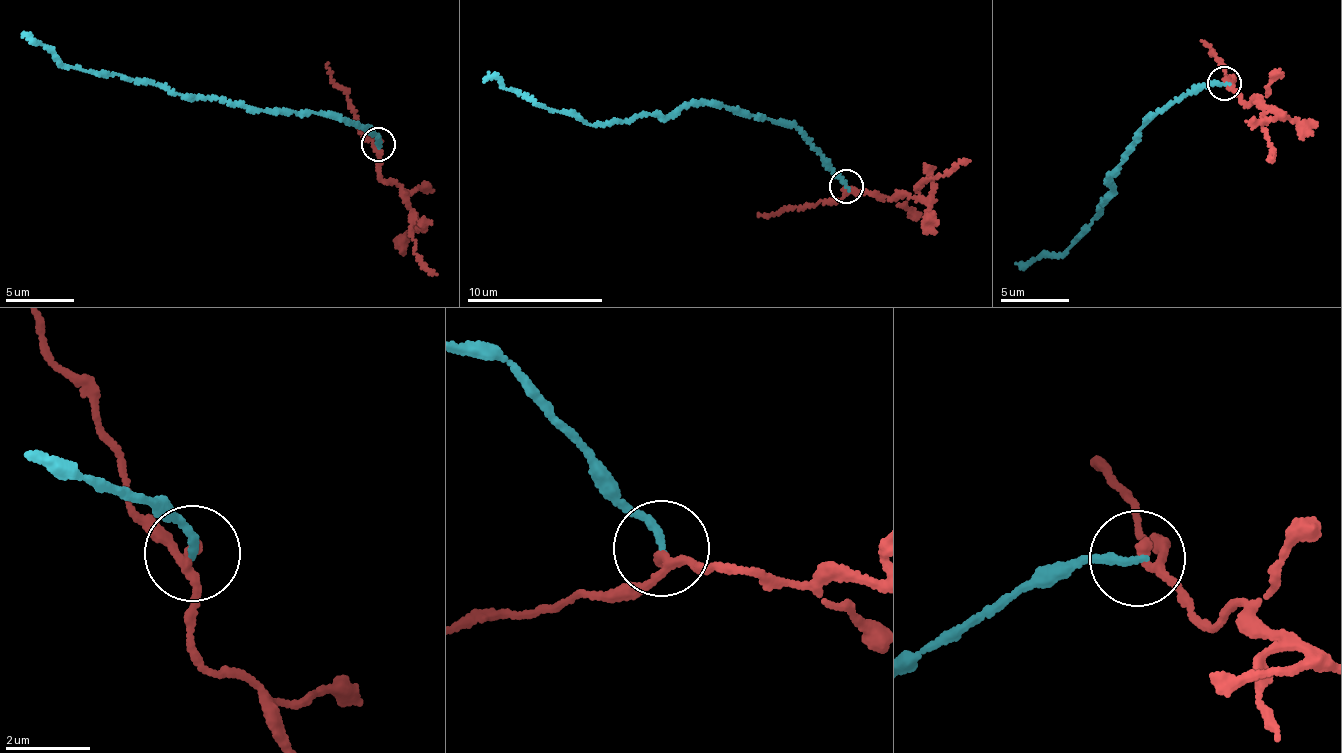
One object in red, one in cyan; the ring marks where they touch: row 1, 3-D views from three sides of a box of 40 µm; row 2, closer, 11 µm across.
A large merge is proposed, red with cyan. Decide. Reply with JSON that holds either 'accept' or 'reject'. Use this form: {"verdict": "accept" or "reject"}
{"verdict": "reject"}

